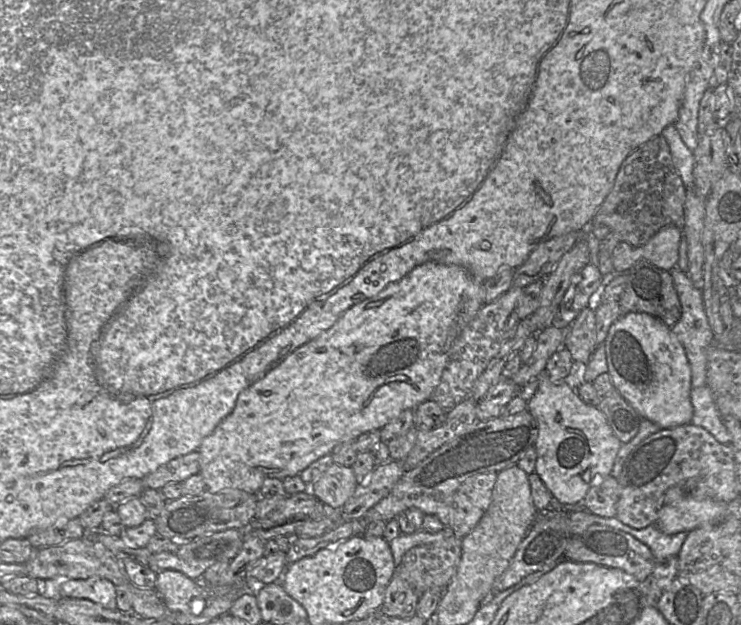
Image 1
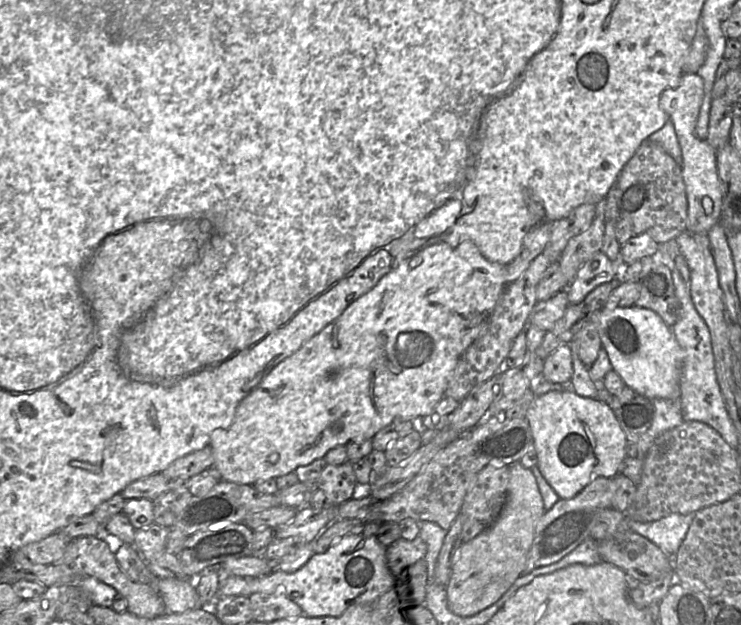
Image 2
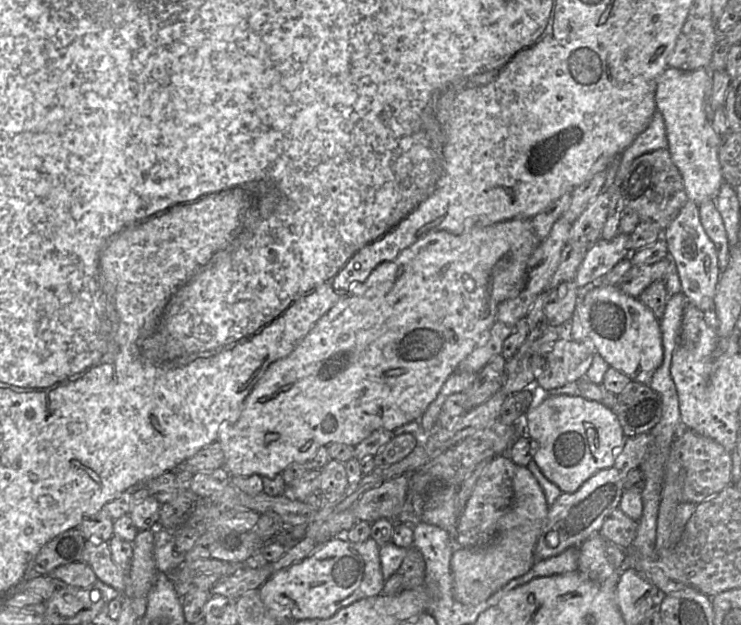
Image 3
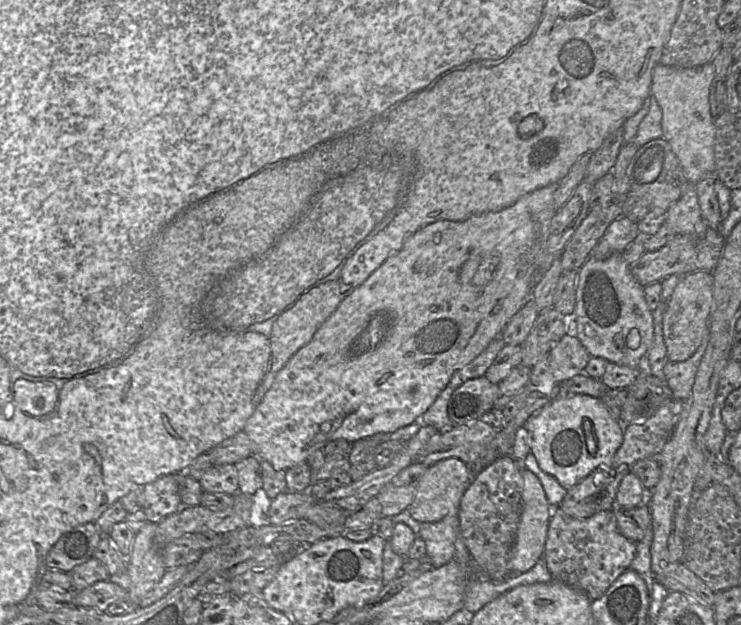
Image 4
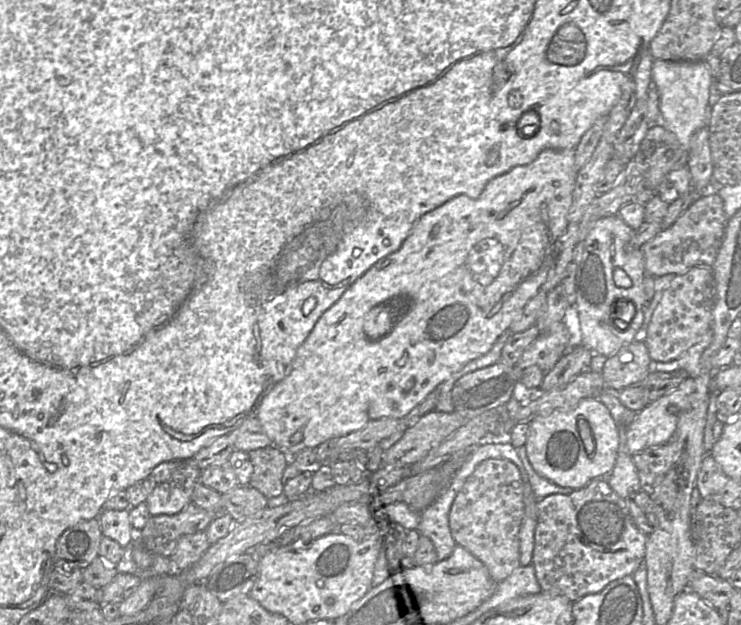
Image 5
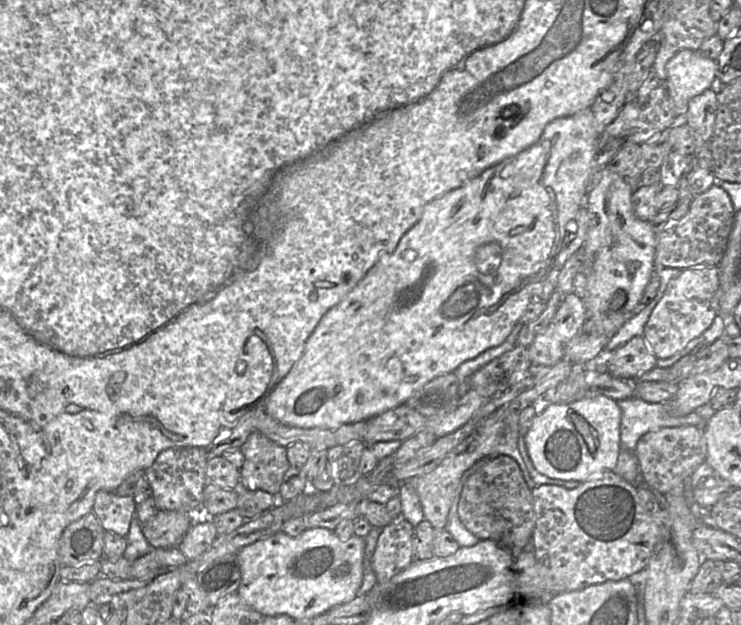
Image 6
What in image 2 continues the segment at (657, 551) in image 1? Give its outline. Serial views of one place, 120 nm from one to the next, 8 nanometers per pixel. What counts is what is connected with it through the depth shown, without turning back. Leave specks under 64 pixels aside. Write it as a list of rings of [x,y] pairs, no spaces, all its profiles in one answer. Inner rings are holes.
[[[672,513],[650,522],[637,522],[627,517],[630,530],[656,544],[670,559],[674,559],[693,521],[694,513]]]

